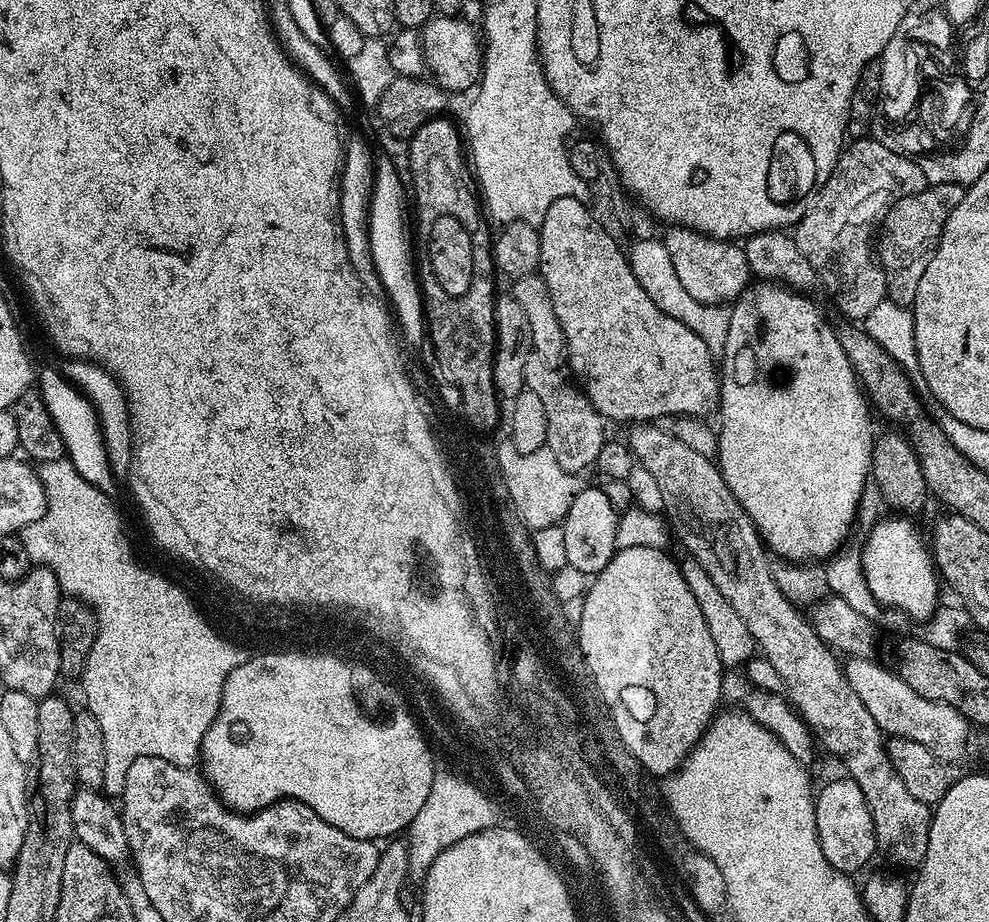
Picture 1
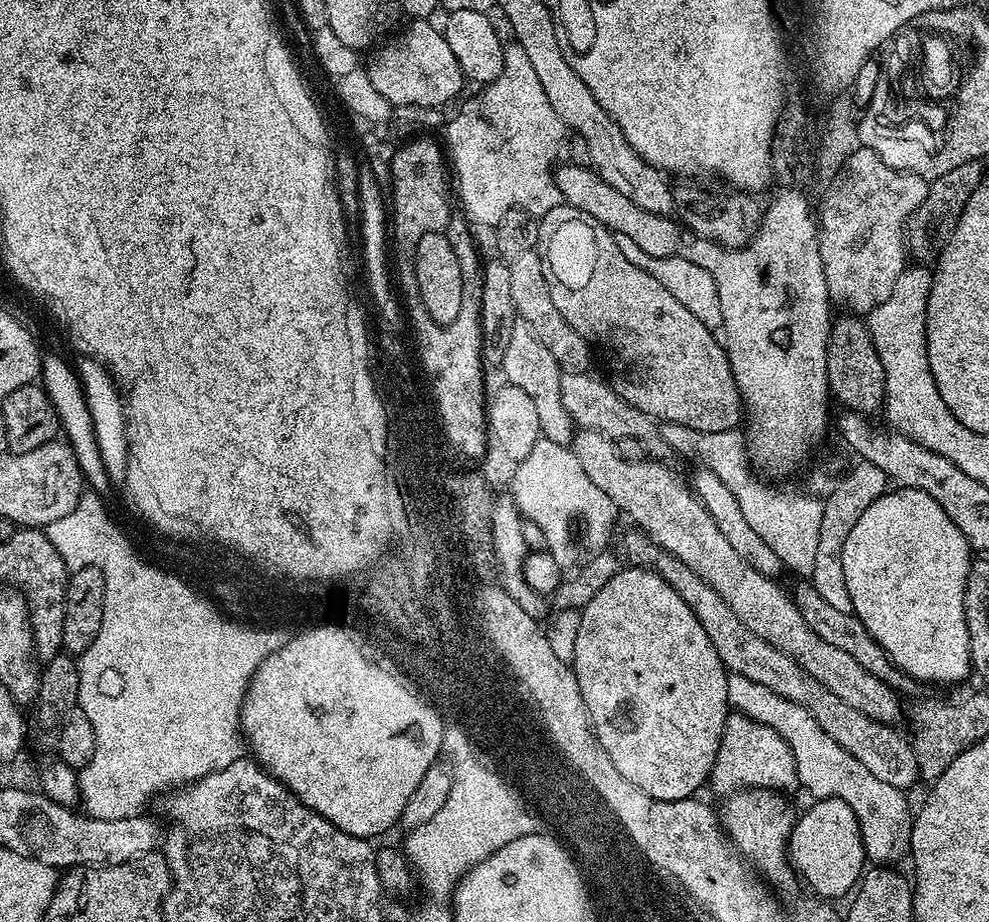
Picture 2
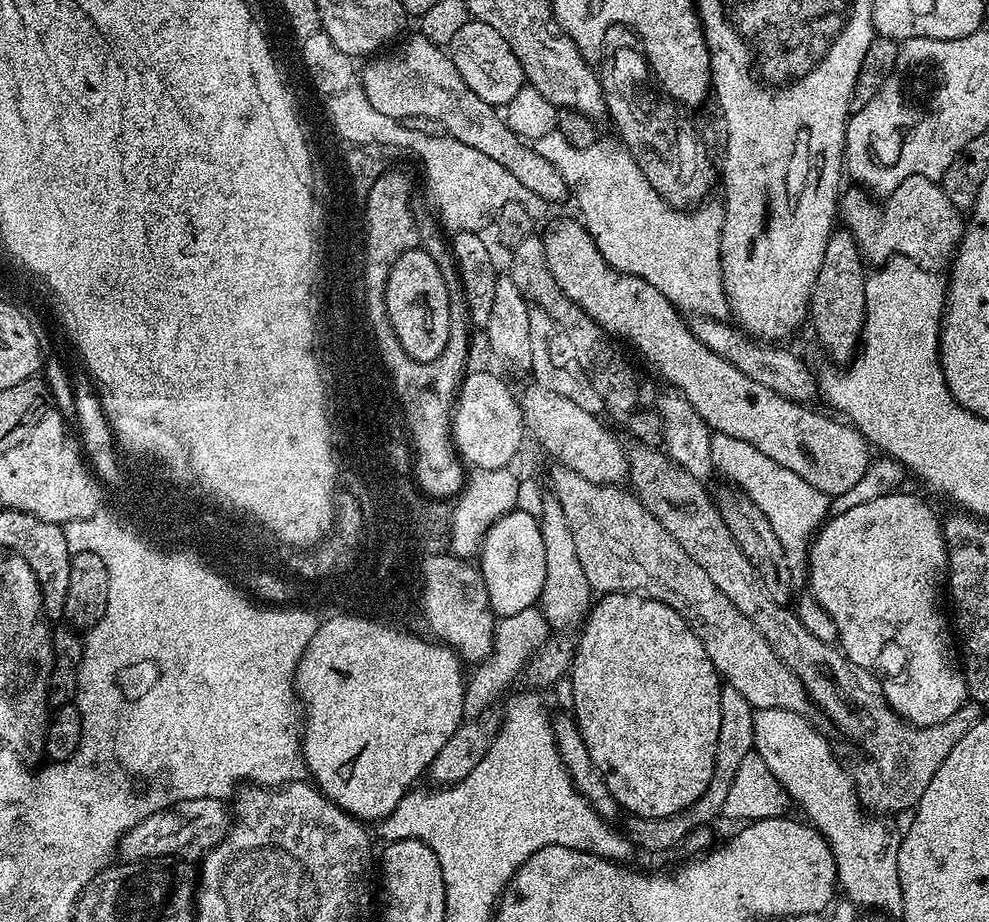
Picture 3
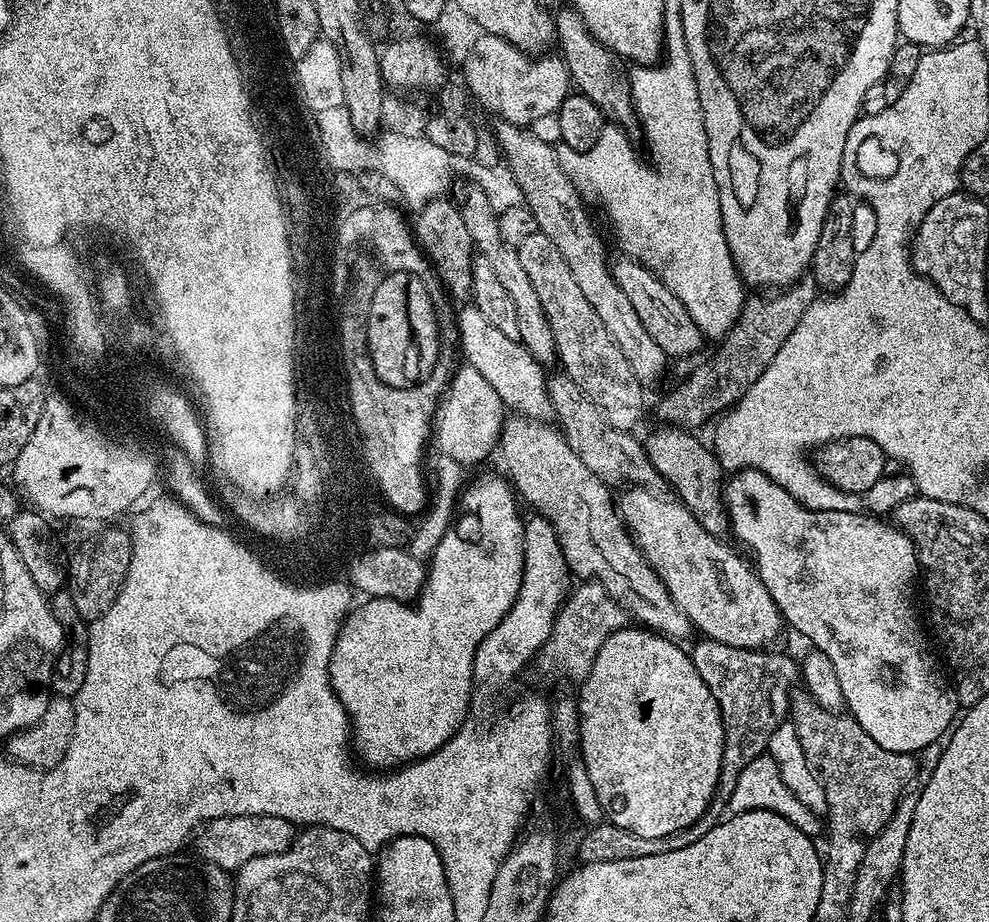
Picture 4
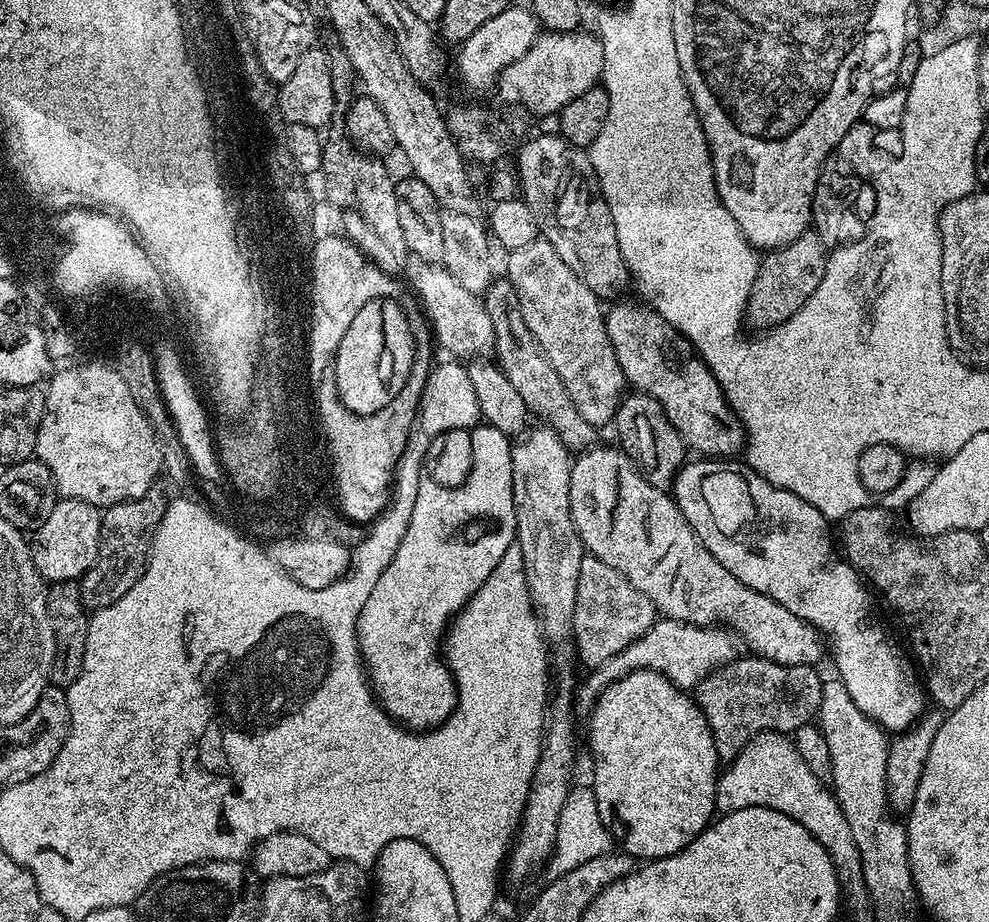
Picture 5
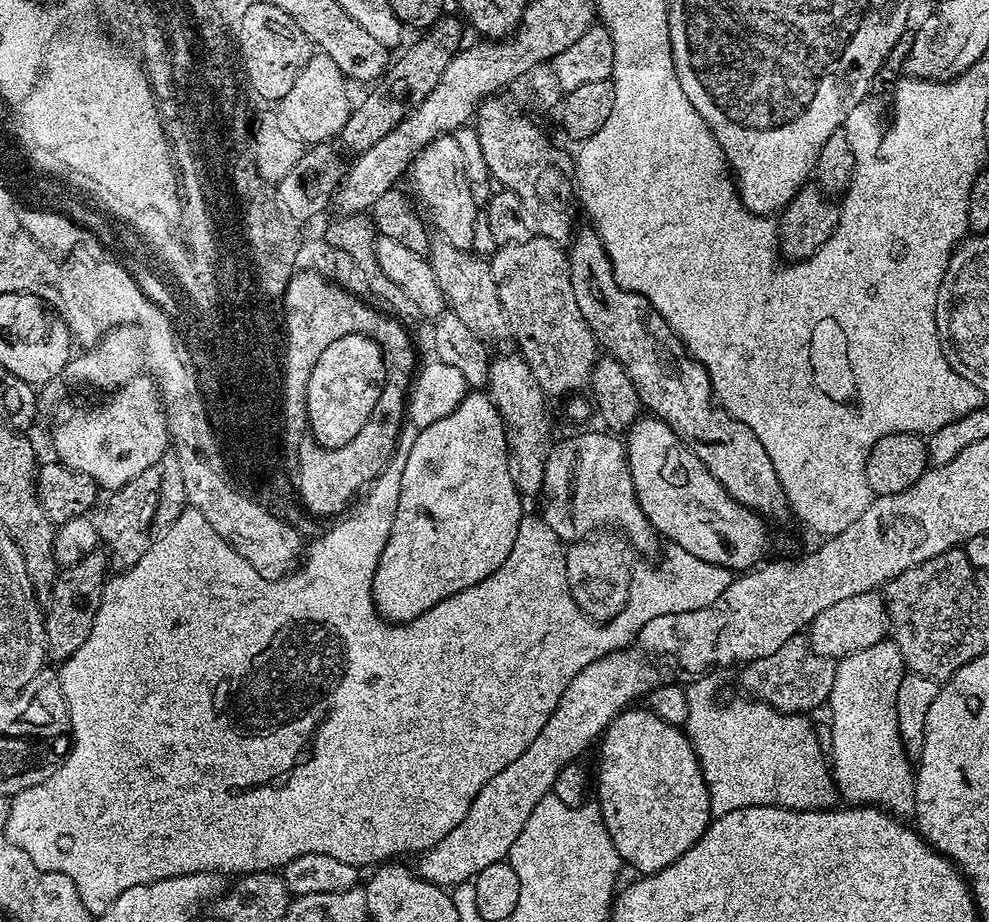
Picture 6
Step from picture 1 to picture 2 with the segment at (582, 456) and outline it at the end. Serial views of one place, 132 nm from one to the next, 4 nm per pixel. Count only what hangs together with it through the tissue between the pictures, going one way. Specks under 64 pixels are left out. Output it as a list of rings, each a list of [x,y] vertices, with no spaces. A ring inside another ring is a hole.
[[[517,319],[516,325],[512,328],[510,338],[506,342],[502,371],[505,376],[503,379],[507,383],[518,386],[518,390],[524,391],[525,394],[530,394],[538,413],[541,437],[551,442],[571,445],[574,439],[574,423],[571,414],[563,405],[560,363],[554,358],[554,354],[550,354],[550,350],[546,350],[546,346],[542,346],[538,334],[530,330],[525,320]]]

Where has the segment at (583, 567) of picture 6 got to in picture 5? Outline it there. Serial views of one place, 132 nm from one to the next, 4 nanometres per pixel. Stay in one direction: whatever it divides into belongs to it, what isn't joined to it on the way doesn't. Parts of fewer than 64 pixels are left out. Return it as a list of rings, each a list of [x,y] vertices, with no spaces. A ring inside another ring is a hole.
[[[585,555],[578,570],[578,594],[574,602],[574,652],[578,660],[580,656],[585,669],[597,668],[614,654],[626,650],[657,619],[656,608],[642,590],[634,590],[632,583],[614,570],[614,566],[606,566],[606,562],[594,555]]]

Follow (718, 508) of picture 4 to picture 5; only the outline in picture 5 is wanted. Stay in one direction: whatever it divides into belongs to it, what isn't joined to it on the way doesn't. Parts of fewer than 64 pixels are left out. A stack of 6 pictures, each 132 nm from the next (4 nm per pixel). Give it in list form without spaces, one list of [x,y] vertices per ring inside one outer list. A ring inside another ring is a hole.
[[[629,391],[616,411],[615,428],[620,435],[619,447],[636,463],[645,478],[657,486],[671,485],[686,463],[686,445],[678,430],[674,430],[670,418],[666,418],[662,406],[645,392]]]

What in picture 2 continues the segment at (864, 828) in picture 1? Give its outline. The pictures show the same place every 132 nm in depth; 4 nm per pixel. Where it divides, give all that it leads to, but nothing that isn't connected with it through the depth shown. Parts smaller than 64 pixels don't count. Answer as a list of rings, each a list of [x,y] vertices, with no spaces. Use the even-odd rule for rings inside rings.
[[[826,798],[816,800],[805,810],[799,813],[798,819],[793,823],[792,833],[788,835],[788,846],[786,849],[790,863],[800,876],[817,892],[817,897],[832,898],[828,896],[844,896],[855,889],[860,883],[860,877],[866,868],[866,857],[864,855],[864,843],[858,826],[858,818],[854,818],[854,810],[842,802],[842,798]]]

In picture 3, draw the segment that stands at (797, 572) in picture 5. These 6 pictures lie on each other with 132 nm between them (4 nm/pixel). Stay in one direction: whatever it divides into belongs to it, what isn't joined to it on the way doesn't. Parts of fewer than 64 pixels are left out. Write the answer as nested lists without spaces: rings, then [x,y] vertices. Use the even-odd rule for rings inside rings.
[[[897,490],[894,492],[890,492],[886,494],[884,497],[874,498],[873,500],[862,502],[860,506],[854,506],[852,510],[846,510],[845,513],[838,513],[833,515],[831,519],[827,521],[817,531],[809,549],[808,549],[808,558],[806,561],[806,573],[808,572],[808,584],[812,587],[812,596],[817,600],[818,603],[824,607],[824,612],[826,615],[832,619],[831,627],[834,629],[836,627],[836,632],[840,635],[840,640],[838,640],[839,647],[842,649],[845,656],[847,656],[847,660],[850,663],[857,664],[858,666],[864,668],[868,672],[871,672],[873,676],[876,677],[877,680],[880,681],[880,687],[883,691],[884,697],[888,699],[888,704],[890,707],[895,710],[897,716],[900,717],[901,720],[909,723],[915,724],[917,728],[929,728],[930,726],[934,726],[935,724],[941,724],[942,722],[946,722],[946,718],[950,718],[956,711],[960,708],[963,708],[966,701],[969,699],[968,687],[966,686],[966,682],[964,681],[964,674],[961,668],[961,665],[958,663],[957,653],[954,651],[954,644],[948,641],[948,632],[950,636],[950,624],[944,621],[944,612],[940,609],[940,596],[942,600],[942,589],[946,584],[946,577],[948,574],[948,551],[946,550],[946,546],[944,545],[944,529],[942,527],[941,517],[936,517],[936,512],[931,508],[930,505],[927,504],[924,500],[919,500],[916,496],[911,496],[910,493],[906,492],[907,490]]]

